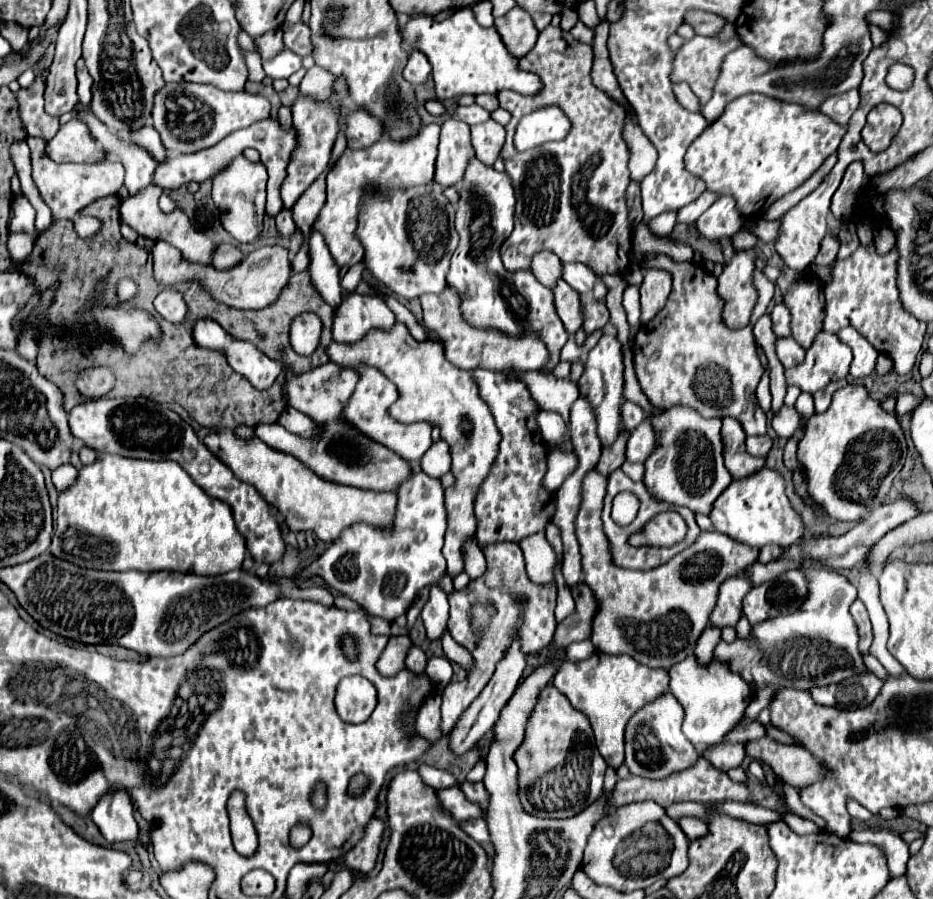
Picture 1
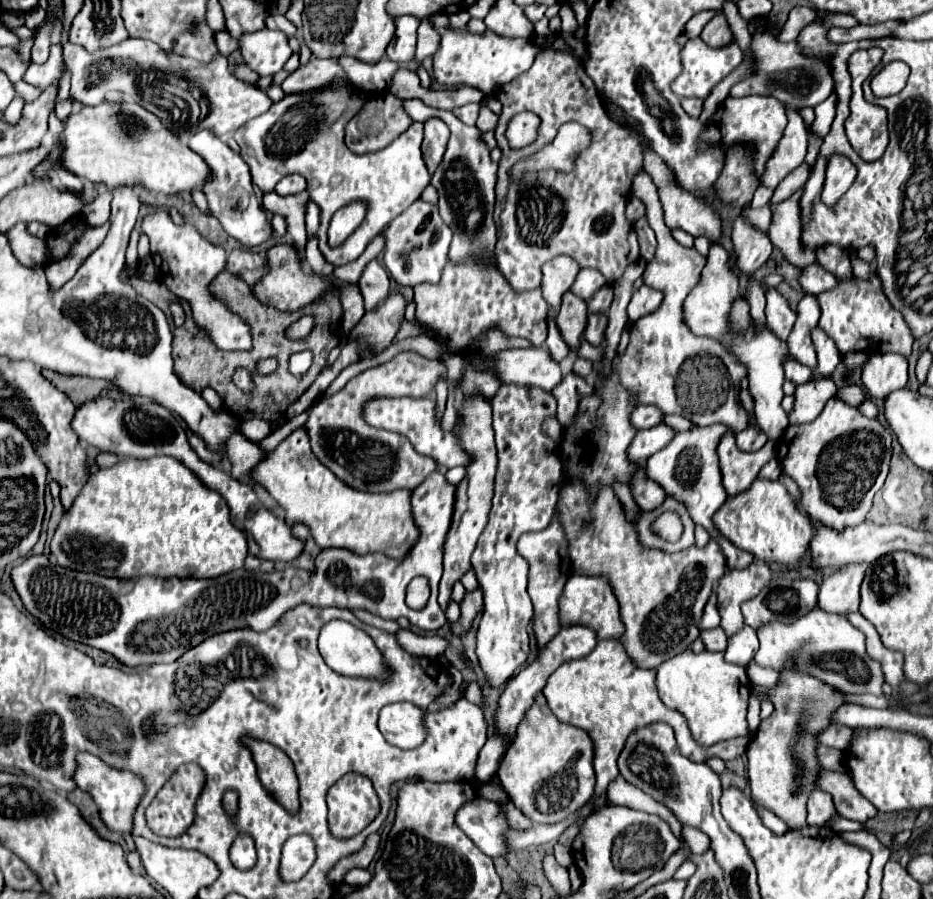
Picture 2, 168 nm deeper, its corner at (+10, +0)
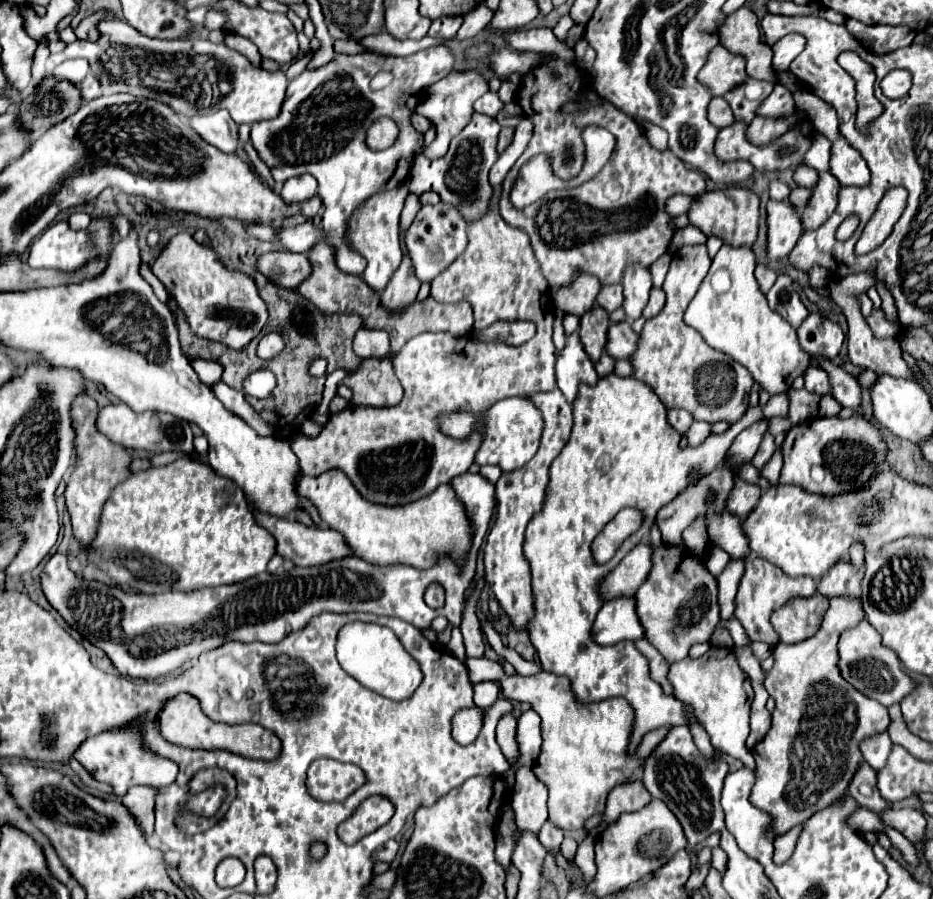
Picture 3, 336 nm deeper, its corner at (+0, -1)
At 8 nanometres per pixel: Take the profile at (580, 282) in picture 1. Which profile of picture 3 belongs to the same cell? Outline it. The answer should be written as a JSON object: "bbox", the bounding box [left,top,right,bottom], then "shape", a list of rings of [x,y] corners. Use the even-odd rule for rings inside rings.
{"bbox":[596,284,624,312],"shape":[[[612,284],[612,286],[604,286],[604,288],[600,290],[596,302],[598,302],[604,310],[614,312],[616,308],[622,306],[622,300],[624,300],[624,296],[622,296],[622,286],[620,286],[620,284]]]}

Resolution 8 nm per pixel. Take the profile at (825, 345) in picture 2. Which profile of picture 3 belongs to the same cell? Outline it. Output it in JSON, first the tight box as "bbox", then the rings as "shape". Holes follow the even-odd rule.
{"bbox":[796,314,844,360],"shape":[[[808,314],[806,320],[796,328],[796,332],[806,354],[824,356],[828,360],[838,356],[844,342],[842,328],[820,314]]]}

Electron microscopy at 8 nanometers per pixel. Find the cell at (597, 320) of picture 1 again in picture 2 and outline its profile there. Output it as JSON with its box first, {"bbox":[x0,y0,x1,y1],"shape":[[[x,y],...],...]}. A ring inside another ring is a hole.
{"bbox":[584,313,606,345],"shape":[[[590,313],[588,323],[586,323],[586,333],[584,339],[592,345],[600,345],[604,339],[604,329],[606,329],[606,313]]]}

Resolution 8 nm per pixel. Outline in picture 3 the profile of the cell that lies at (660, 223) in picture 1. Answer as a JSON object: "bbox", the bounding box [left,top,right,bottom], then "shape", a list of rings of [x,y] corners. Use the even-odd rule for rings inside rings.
{"bbox":[688,188,760,246],"shape":[[[726,188],[704,192],[688,212],[690,224],[698,226],[706,236],[716,236],[728,246],[752,246],[758,236],[760,198],[746,188]]]}

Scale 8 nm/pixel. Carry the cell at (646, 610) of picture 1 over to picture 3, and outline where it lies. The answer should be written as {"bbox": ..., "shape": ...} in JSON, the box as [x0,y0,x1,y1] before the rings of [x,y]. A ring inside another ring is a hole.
{"bbox":[636,548,720,664],"shape":[[[656,548],[652,556],[652,572],[648,580],[636,590],[636,612],[640,616],[642,626],[646,628],[646,638],[648,642],[672,664],[688,656],[688,650],[696,642],[710,642],[716,626],[720,624],[720,608],[718,608],[718,584],[716,578],[706,570],[706,566],[690,556],[682,556],[682,548]]]}

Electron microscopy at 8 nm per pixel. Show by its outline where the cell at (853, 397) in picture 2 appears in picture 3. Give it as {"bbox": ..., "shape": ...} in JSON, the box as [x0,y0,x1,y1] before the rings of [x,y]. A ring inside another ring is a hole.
{"bbox":[820,394,842,416],"shape":[[[830,394],[820,400],[820,416],[836,416],[840,412],[840,408],[842,406]]]}

